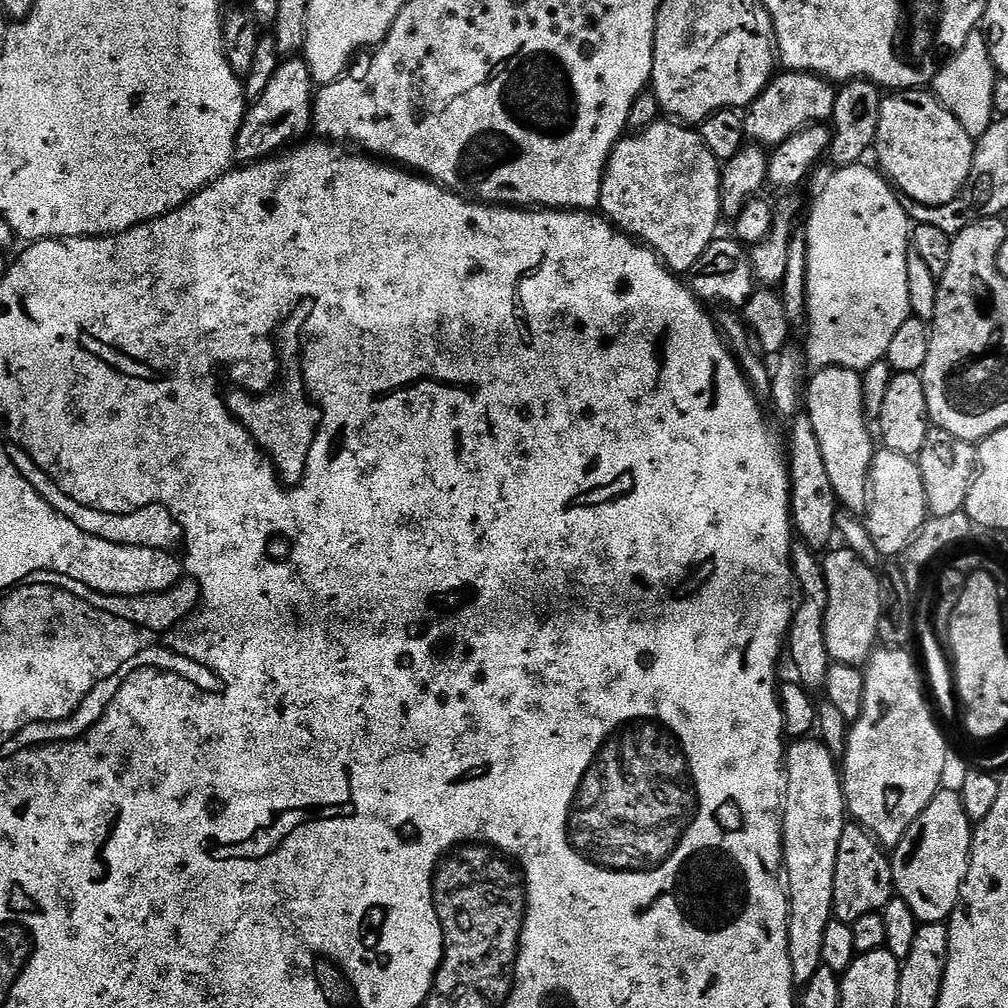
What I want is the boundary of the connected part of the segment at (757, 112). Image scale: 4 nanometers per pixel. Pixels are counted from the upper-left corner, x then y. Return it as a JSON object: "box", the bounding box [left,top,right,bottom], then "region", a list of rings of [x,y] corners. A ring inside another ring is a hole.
{"box":[743,70,837,146],"region":[[[784,70],[773,75],[772,81],[765,86],[759,98],[748,105],[743,113],[745,137],[761,146],[775,146],[786,142],[796,131],[808,125],[831,121],[837,89],[833,81],[815,76],[813,72]]]}

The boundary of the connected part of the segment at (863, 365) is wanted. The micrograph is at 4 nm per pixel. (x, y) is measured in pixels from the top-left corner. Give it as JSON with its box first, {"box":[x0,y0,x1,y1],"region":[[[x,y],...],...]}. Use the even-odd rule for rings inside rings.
{"box":[804,163,913,370],"region":[[[863,163],[850,164],[837,167],[836,173],[824,184],[820,197],[812,204],[812,213],[808,216],[808,273],[806,274],[806,286],[808,287],[808,311],[806,313],[806,325],[808,324],[808,341],[804,344],[804,352],[808,360],[813,364],[813,369],[821,368],[855,368],[865,370],[879,360],[885,359],[888,347],[894,334],[902,324],[913,315],[910,304],[910,291],[907,286],[907,252],[910,249],[910,221],[908,215],[902,210],[899,199],[888,200],[887,179],[882,178],[881,173],[875,167],[863,168]]]}

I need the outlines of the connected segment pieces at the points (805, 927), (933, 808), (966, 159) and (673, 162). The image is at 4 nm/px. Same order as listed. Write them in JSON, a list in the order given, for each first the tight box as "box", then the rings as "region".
[{"box":[782,738,846,986],"region":[[[796,738],[787,745],[784,757],[784,799],[782,801],[782,835],[784,837],[784,858],[782,872],[786,877],[786,891],[788,894],[788,953],[790,954],[790,966],[792,967],[792,983],[796,986],[808,984],[810,978],[822,966],[822,933],[828,923],[834,919],[832,915],[832,899],[834,898],[834,866],[838,858],[838,842],[842,838],[842,830],[846,823],[846,805],[844,803],[844,785],[842,772],[838,767],[837,757],[830,754],[830,750],[821,744],[816,738]]]},{"box":[891,790,974,924],"region":[[[941,790],[910,822],[906,834],[898,842],[898,846],[891,853],[892,862],[892,886],[895,895],[902,897],[914,910],[916,919],[921,924],[942,924],[951,917],[956,903],[960,901],[960,887],[968,873],[968,859],[972,853],[972,834],[974,831],[973,821],[969,820],[966,810],[962,806],[962,798],[959,791]]]},{"box":[874,90,975,206],"region":[[[900,90],[883,97],[874,145],[875,163],[879,171],[895,187],[897,184],[903,195],[914,198],[914,202],[926,206],[942,206],[953,200],[970,174],[975,149],[974,137],[962,130],[962,122],[958,122],[958,118],[954,118],[954,114],[950,114],[950,110],[946,110],[946,106],[942,106],[931,91]]]},{"box":[599,118,722,274],"region":[[[661,118],[655,124],[635,134],[617,140],[604,168],[599,211],[628,233],[634,240],[651,248],[671,272],[686,274],[702,258],[702,250],[717,239],[716,227],[722,221],[720,210],[720,170],[722,164],[704,144],[695,127]]]}]

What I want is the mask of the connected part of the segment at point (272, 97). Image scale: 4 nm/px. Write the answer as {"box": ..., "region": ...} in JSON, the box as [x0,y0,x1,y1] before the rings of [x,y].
{"box":[235,58,314,162],"region":[[[284,58],[274,70],[266,90],[251,101],[244,121],[238,130],[235,159],[240,162],[259,162],[287,149],[307,128],[313,127],[312,106],[314,85],[308,64],[302,58]]]}

